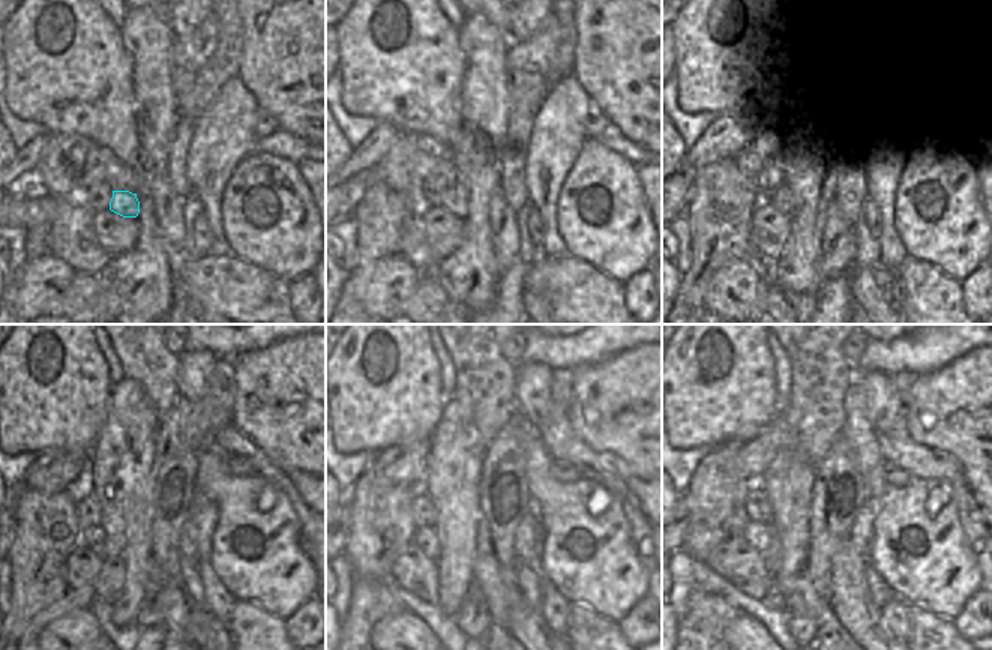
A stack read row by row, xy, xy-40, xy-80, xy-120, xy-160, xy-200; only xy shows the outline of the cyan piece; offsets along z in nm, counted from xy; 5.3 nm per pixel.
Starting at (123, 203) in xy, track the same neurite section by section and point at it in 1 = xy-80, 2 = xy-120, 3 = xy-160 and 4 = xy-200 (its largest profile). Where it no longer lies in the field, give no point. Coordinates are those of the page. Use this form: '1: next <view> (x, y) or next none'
1: next xy-80 (782, 200)
2: next xy-120 (93, 538)
3: next xy-160 (425, 538)
4: next xy-200 (760, 536)

